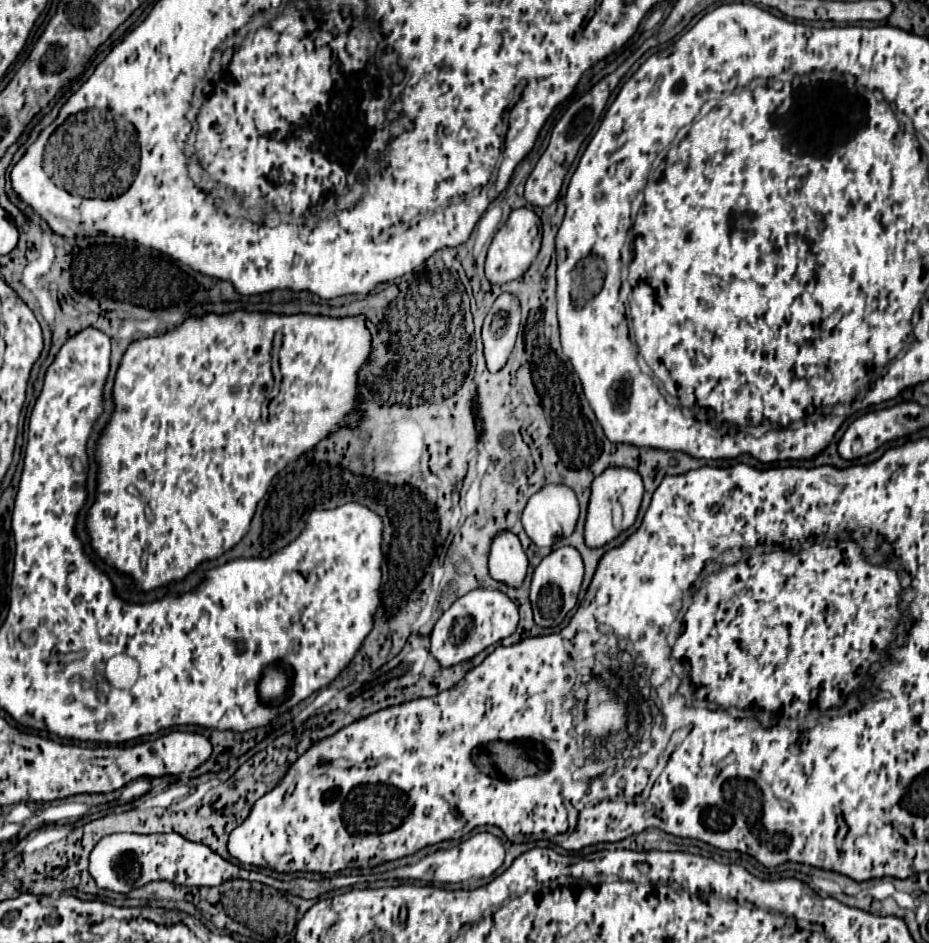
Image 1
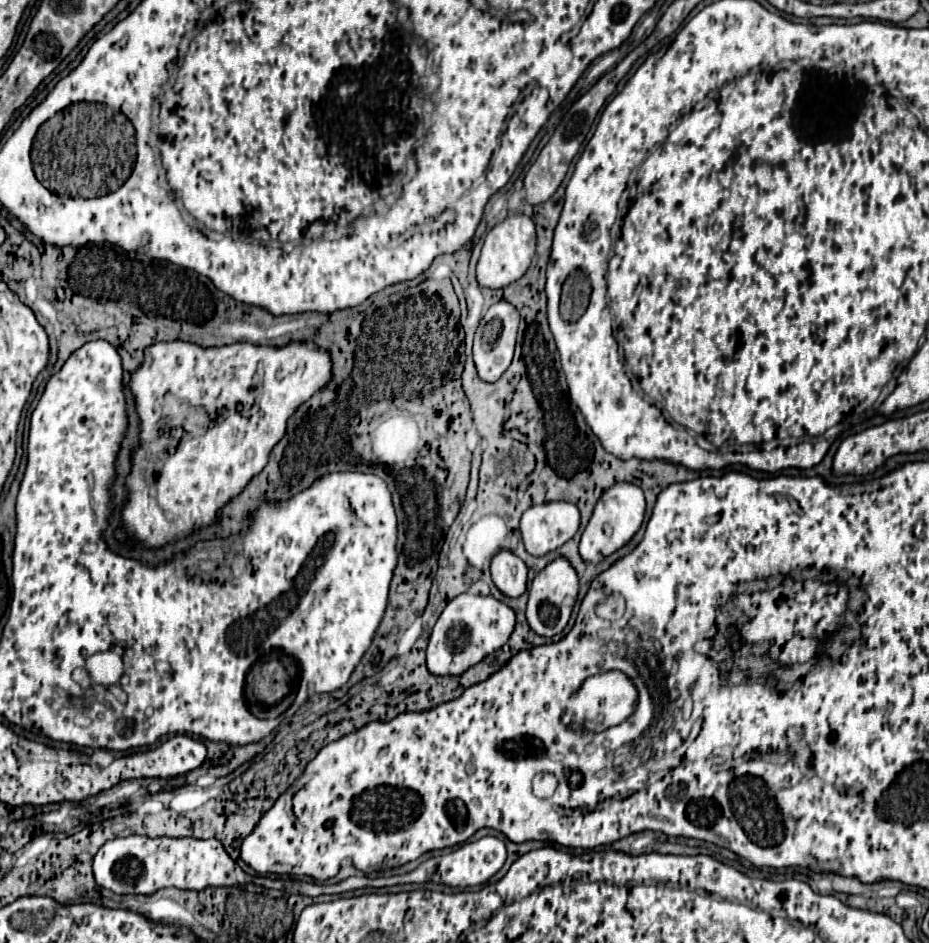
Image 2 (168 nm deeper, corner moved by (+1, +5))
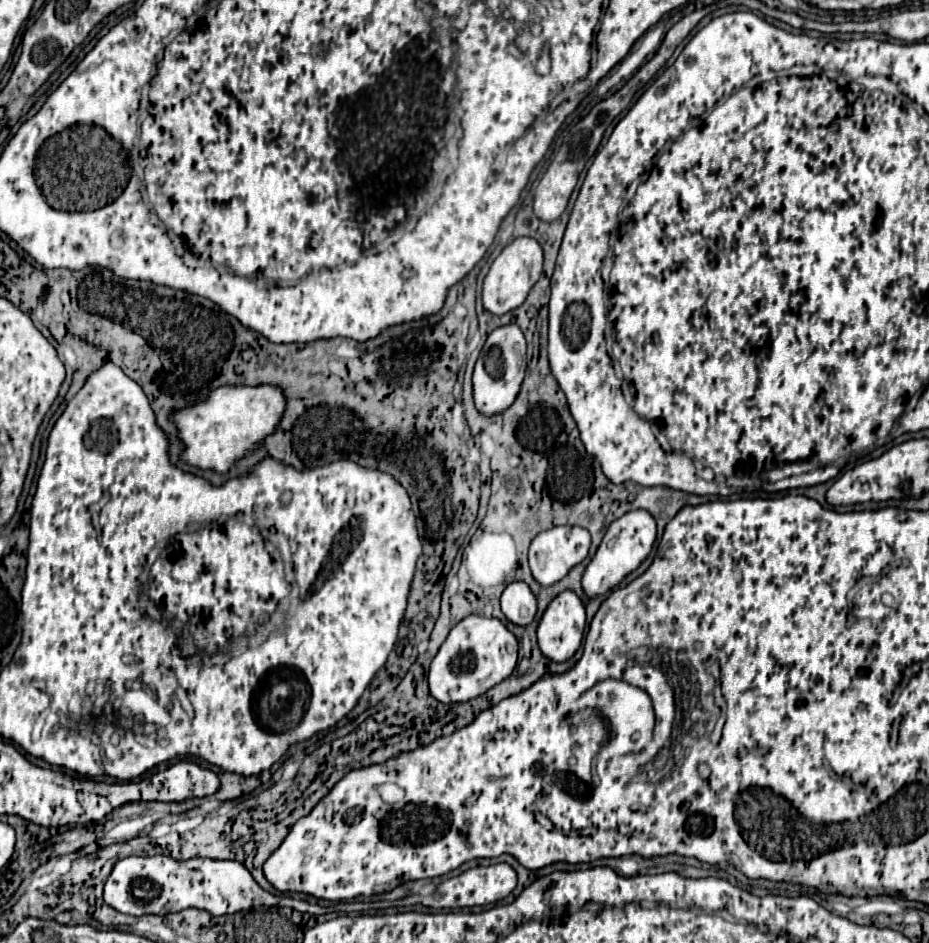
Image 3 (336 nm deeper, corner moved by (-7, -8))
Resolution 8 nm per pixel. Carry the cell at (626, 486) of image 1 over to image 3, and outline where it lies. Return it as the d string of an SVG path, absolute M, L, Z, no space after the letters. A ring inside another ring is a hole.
M634 510L618 518L618 522L612 522L596 556L590 560L582 576L584 594L592 598L592 596L600 596L616 588L630 572L634 572L648 558L654 542L656 542L656 522L654 518L650 518L646 510Z

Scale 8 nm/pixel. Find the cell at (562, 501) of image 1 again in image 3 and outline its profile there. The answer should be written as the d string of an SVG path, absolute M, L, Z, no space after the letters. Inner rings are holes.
M554 526L534 538L530 544L530 570L534 580L548 588L556 582L560 582L576 564L580 564L590 550L590 534L586 528L580 526Z

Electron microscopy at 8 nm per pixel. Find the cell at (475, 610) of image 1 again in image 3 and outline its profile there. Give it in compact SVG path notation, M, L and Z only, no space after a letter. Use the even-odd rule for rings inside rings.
M472 614L450 630L448 638L434 656L428 672L430 694L442 704L470 702L472 698L478 698L480 694L506 680L516 666L516 656L518 640L498 618Z

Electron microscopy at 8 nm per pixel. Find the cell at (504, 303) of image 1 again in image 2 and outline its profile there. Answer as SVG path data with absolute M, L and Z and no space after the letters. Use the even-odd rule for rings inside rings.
M498 301L486 311L486 315L484 315L484 319L478 325L476 335L474 335L474 363L476 363L480 379L496 381L508 369L508 365L512 361L512 355L514 355L518 321L520 321L520 313L508 301Z

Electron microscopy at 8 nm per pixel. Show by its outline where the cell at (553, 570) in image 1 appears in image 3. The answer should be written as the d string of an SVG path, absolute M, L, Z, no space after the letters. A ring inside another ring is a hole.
M566 590L546 608L538 624L538 646L552 662L566 662L582 644L586 612L582 600Z

